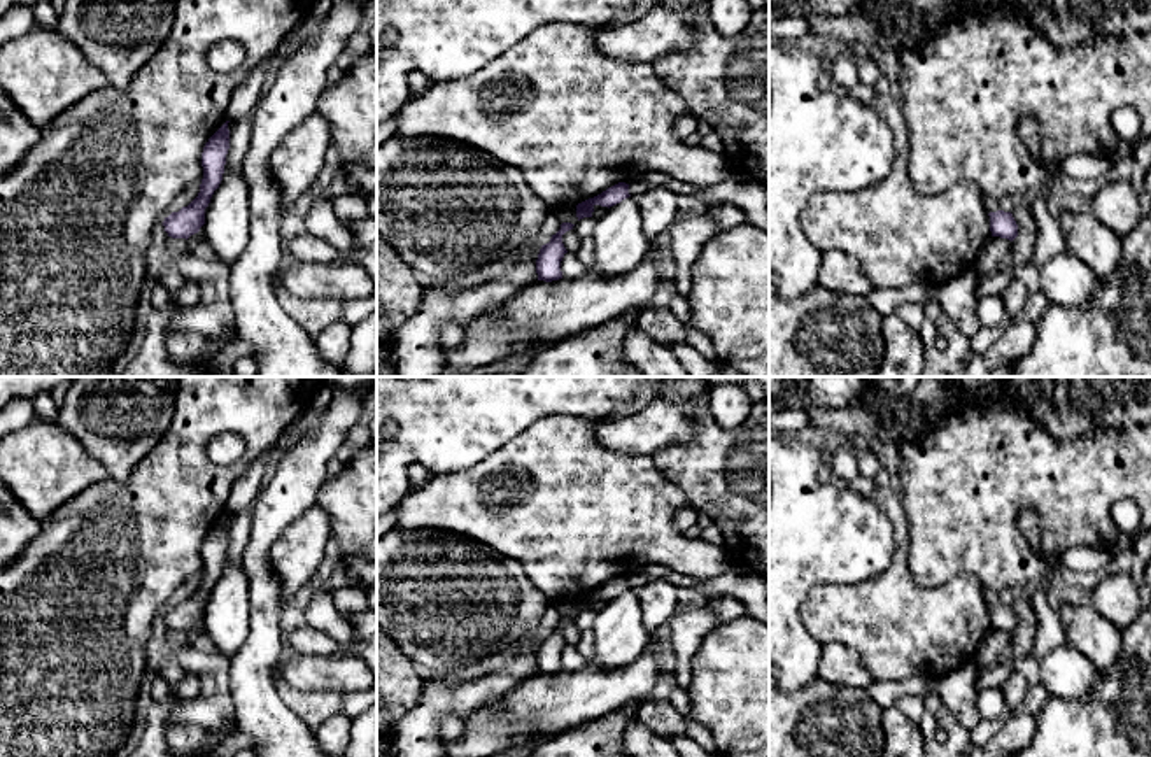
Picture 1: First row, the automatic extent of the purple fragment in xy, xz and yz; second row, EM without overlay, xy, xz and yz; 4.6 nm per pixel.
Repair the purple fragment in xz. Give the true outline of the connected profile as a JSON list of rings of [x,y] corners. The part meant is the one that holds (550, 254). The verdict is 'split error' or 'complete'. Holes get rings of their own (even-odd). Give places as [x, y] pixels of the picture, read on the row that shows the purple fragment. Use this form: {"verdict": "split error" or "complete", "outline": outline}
{"verdict": "complete", "outline": [[[562,223],[561,230],[552,235],[550,242],[541,245],[538,259],[536,259],[536,273],[538,280],[552,282],[562,279],[561,261],[568,252],[562,244],[562,235],[573,230],[575,224]]]}

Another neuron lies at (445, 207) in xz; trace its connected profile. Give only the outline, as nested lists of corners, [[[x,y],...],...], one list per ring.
[[[392,137],[377,147],[377,233],[417,272],[448,279],[492,265],[543,235],[548,205],[526,182],[522,172],[478,147],[441,137]]]

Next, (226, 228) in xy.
[[[229,172],[214,191],[205,209],[201,238],[207,240],[219,261],[231,268],[251,238],[249,186],[242,172]]]

